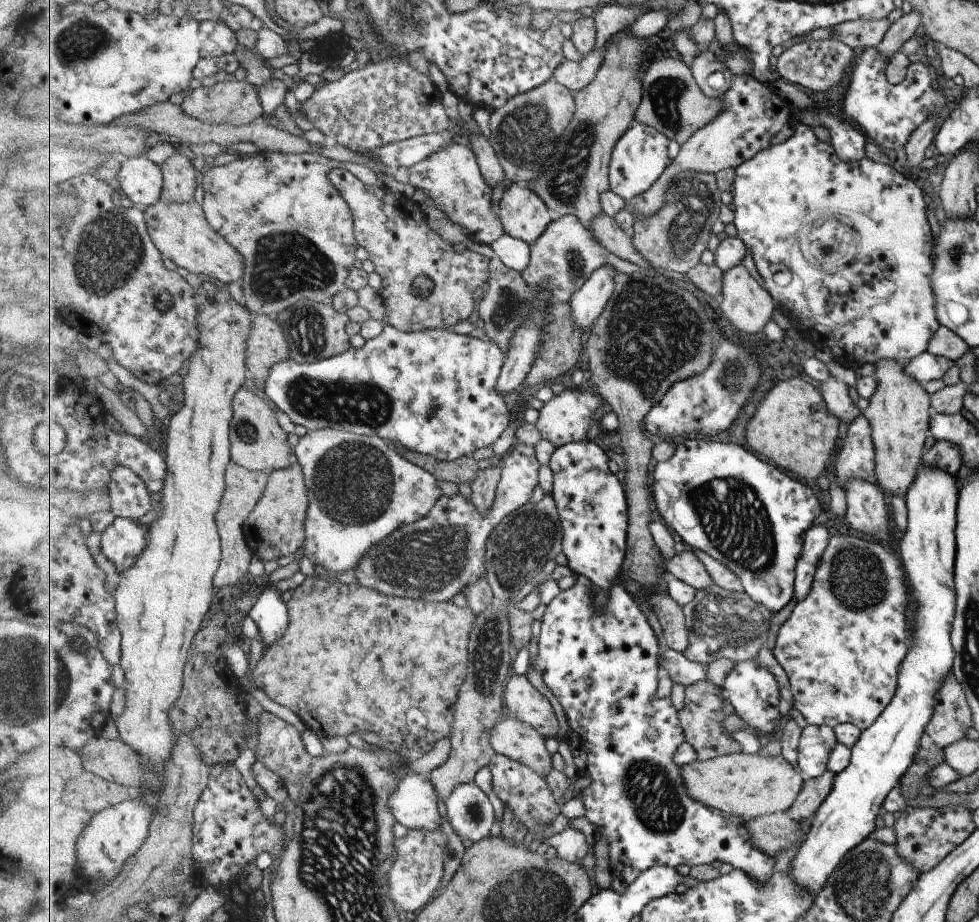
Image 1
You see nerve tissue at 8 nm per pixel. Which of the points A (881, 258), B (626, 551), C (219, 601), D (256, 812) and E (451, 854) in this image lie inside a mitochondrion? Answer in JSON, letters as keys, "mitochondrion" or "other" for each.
{"A":"other","B":"other","C":"other","D":"other","E":"other"}

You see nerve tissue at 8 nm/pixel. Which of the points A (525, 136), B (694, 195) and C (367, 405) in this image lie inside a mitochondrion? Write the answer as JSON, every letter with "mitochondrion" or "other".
{"A":"mitochondrion","B":"mitochondrion","C":"mitochondrion"}

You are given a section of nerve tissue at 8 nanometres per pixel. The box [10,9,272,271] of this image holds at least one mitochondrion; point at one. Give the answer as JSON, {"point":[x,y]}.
{"point":[79,42]}

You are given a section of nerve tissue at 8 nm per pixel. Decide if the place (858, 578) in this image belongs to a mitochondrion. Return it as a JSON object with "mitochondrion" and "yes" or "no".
{"mitochondrion":"yes"}

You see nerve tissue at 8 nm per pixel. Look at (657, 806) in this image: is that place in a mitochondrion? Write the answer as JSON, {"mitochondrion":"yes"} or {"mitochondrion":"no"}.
{"mitochondrion":"yes"}

